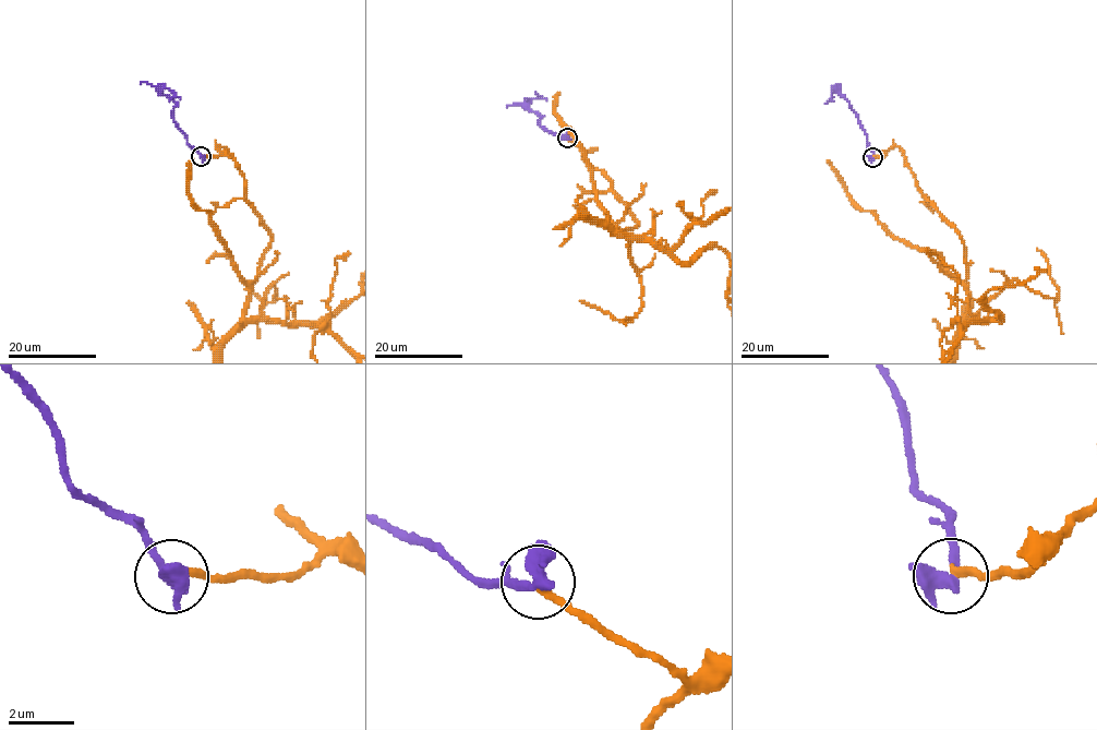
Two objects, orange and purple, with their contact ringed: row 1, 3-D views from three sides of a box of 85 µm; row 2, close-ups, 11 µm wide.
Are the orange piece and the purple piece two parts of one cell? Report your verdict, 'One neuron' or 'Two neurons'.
Two neurons

